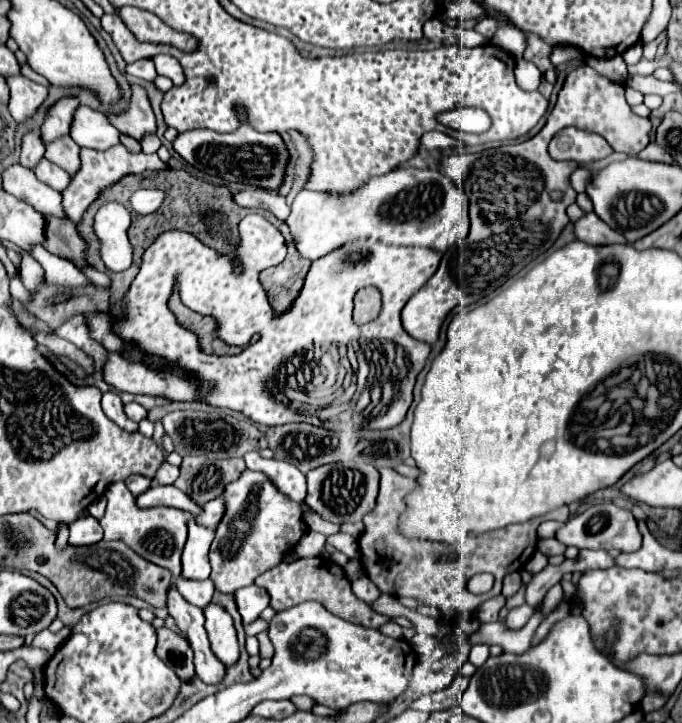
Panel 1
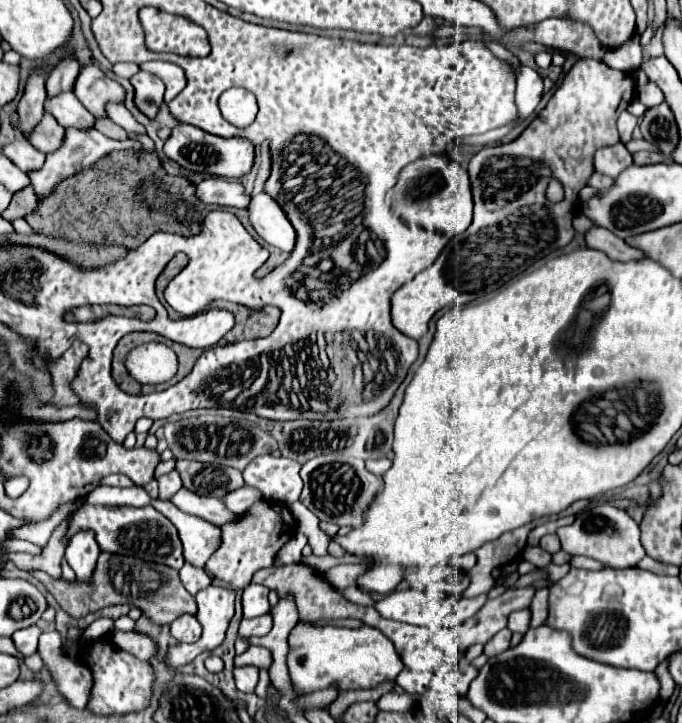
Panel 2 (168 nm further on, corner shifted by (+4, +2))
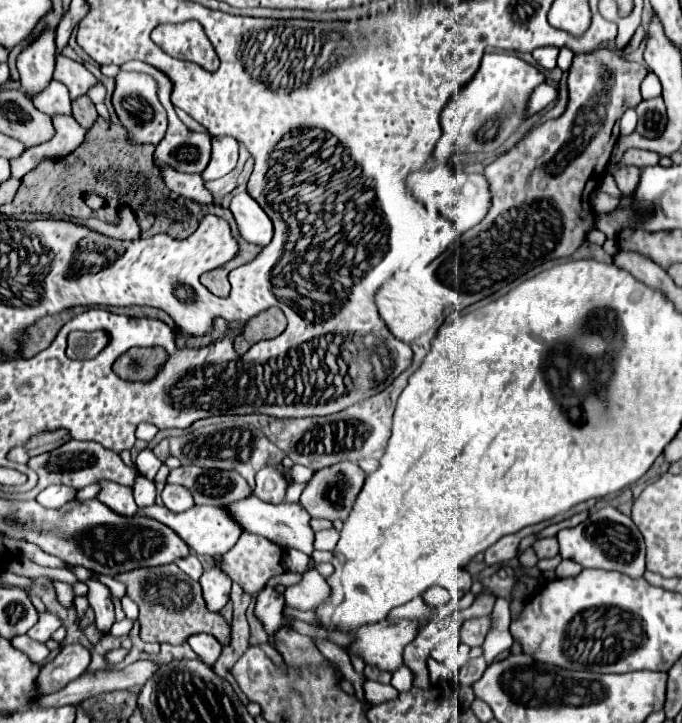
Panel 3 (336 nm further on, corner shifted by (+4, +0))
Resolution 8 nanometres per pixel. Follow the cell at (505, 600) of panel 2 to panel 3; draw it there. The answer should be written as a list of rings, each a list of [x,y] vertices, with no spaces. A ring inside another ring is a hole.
[[[476,617],[476,619],[468,619],[462,625],[460,637],[466,645],[470,647],[480,647],[484,643],[484,637],[490,629],[490,617]]]

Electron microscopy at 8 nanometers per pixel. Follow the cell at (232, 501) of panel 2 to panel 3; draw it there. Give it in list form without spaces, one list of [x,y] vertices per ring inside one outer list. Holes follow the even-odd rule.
[[[264,467],[256,473],[256,489],[254,495],[268,503],[282,503],[286,497],[286,489],[290,487],[288,479],[276,471],[276,467]]]

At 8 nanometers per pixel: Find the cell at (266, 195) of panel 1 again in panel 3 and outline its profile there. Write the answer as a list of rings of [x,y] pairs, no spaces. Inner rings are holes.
[[[160,165],[160,175],[166,183],[166,187],[182,197],[188,197],[192,201],[198,201],[198,203],[212,203],[212,195],[210,191],[204,189],[204,181],[198,173],[180,173],[180,171],[174,171],[172,167],[168,165]]]

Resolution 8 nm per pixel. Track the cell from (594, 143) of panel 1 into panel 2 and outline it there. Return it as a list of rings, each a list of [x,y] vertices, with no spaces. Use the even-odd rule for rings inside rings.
[[[624,143],[612,147],[600,147],[594,153],[594,169],[608,177],[618,177],[622,169],[632,165],[632,155],[624,147]]]

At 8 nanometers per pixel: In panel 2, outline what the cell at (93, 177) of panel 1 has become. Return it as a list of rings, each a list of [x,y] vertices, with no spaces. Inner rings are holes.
[[[68,129],[62,147],[60,147],[58,151],[46,155],[46,163],[44,163],[42,171],[30,173],[30,181],[32,181],[34,193],[36,193],[40,199],[44,199],[44,197],[48,197],[50,193],[54,193],[54,189],[56,189],[64,179],[68,179],[68,177],[80,173],[80,171],[86,169],[86,167],[92,167],[96,161],[104,159],[108,153],[122,151],[122,149],[132,149],[134,153],[142,153],[142,151],[144,151],[142,143],[136,141],[136,139],[116,141],[116,139],[110,139],[110,137],[102,135],[102,133],[96,131],[96,129],[86,129],[86,131],[82,131],[82,129]]]

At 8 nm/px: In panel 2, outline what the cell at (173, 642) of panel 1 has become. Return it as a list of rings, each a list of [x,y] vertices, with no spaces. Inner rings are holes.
[[[112,631],[110,639],[114,641],[114,645],[120,645],[128,653],[132,653],[134,657],[144,659],[144,661],[150,661],[158,653],[156,641],[150,635],[146,635],[146,633],[138,633],[138,631],[128,631],[128,633]]]

